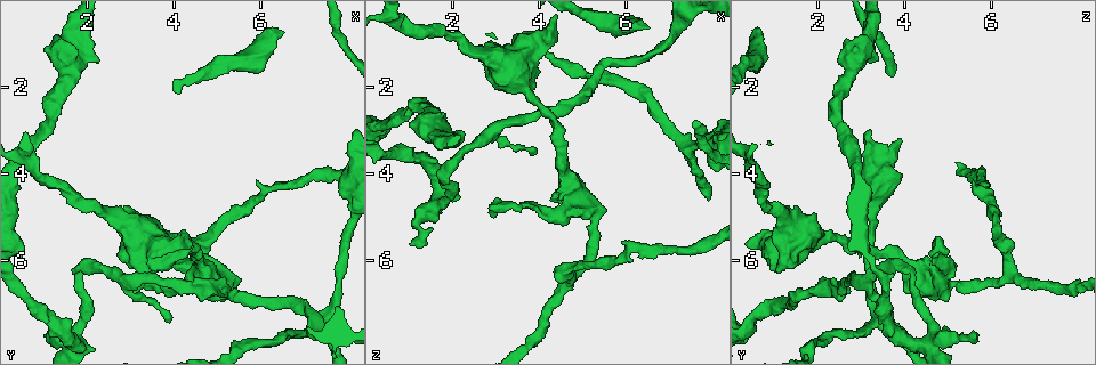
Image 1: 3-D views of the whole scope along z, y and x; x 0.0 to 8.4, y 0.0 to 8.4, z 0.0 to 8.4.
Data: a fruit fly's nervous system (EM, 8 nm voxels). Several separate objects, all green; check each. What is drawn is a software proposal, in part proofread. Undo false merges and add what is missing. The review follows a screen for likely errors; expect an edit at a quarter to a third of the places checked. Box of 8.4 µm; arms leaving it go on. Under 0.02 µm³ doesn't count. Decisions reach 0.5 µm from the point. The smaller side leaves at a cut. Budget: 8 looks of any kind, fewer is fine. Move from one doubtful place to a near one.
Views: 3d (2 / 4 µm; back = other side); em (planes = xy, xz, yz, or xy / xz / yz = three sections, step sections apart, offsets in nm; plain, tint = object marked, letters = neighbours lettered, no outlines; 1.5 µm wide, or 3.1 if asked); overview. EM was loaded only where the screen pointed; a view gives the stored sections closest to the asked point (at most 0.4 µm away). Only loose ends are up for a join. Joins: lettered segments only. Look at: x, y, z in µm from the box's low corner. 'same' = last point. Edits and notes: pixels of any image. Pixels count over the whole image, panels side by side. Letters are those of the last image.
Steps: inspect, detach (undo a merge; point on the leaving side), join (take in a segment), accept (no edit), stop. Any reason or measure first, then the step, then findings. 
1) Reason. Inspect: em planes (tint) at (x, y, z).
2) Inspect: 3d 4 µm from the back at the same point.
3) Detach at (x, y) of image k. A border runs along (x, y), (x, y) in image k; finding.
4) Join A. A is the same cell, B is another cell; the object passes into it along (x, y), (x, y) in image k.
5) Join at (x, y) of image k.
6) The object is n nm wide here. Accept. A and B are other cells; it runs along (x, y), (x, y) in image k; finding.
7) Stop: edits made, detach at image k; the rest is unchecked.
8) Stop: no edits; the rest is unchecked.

Inspect: 3d 2 µm at (4.80, 6.35, 6.35).

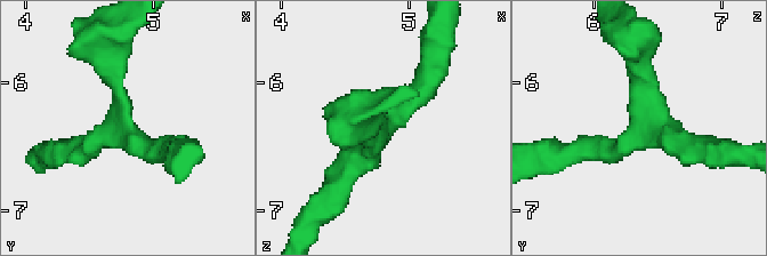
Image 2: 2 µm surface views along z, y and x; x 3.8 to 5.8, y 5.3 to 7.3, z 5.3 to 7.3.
3 arms meet here; the arms are 180, 200, 220 nm wide. Inspect: em yz step 4 (tint) at (4.84, 6.42, 6.30).

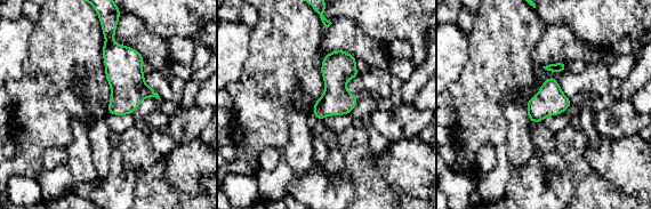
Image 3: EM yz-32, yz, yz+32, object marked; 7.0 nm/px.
Cut it another way. Inspect: em planes (letters) at the same point.

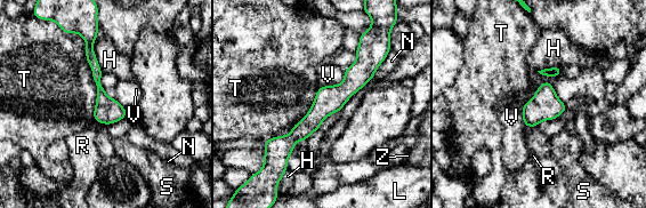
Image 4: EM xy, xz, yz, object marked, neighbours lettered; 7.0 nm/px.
Accept. H, L, N, R, S, T, V and Z are other cells; it runs along (364, 53), (363, 70), (280, 158) in image 4; continuous, no second neuron.

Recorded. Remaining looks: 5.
Inspect: 3d 2 µm at (3.90, 7.45, 3.55).

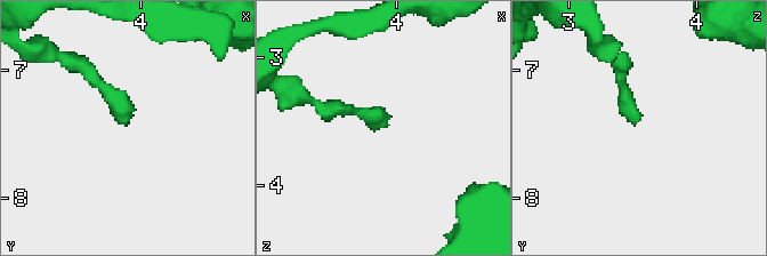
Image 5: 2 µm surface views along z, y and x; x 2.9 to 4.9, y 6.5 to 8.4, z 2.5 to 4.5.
Shape alone is not enough. Inspect: em planes (letters) at (3.92, 7.42, 3.54).

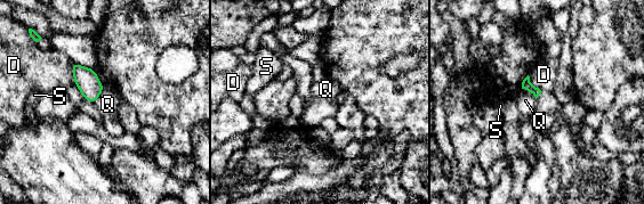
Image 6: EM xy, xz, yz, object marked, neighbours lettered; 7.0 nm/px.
Accept. D, Q and S are other cells; a border runs along (104, 87), (93, 103) in image 6; none of them fits.

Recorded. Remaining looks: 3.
Sharp bend. Inspect: em yz step 8 (tint) at (1.85, 7.90, 4.40).

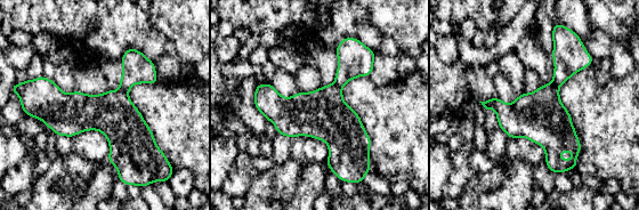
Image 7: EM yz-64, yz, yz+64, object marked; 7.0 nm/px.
Cut it another way. Inspect: em planes (tint) at the same point.

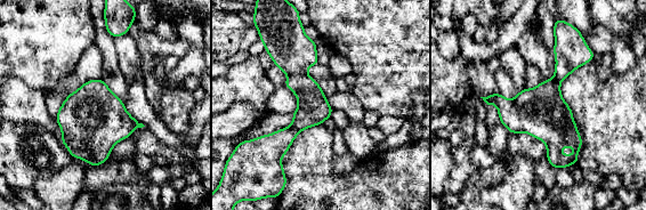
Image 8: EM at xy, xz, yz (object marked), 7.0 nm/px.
See the neighbours. Inspect: em planes (letters) at the same point.

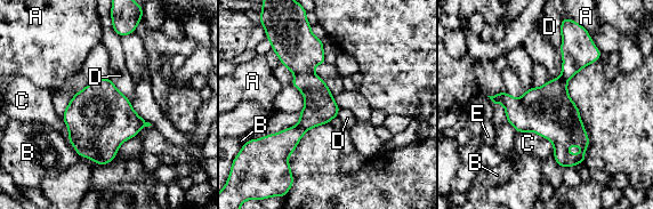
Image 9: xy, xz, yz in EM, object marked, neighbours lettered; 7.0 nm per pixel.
The object is 220 nm wide here. Detach at (273, 150) of image 9. A, B, C, D and E are other cells; a border runs along (296, 126), (305, 131) in image 9; a second neuron is stuck on.

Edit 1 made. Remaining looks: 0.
Stop: edits made, detach at image 9; the rest is unchecked.

